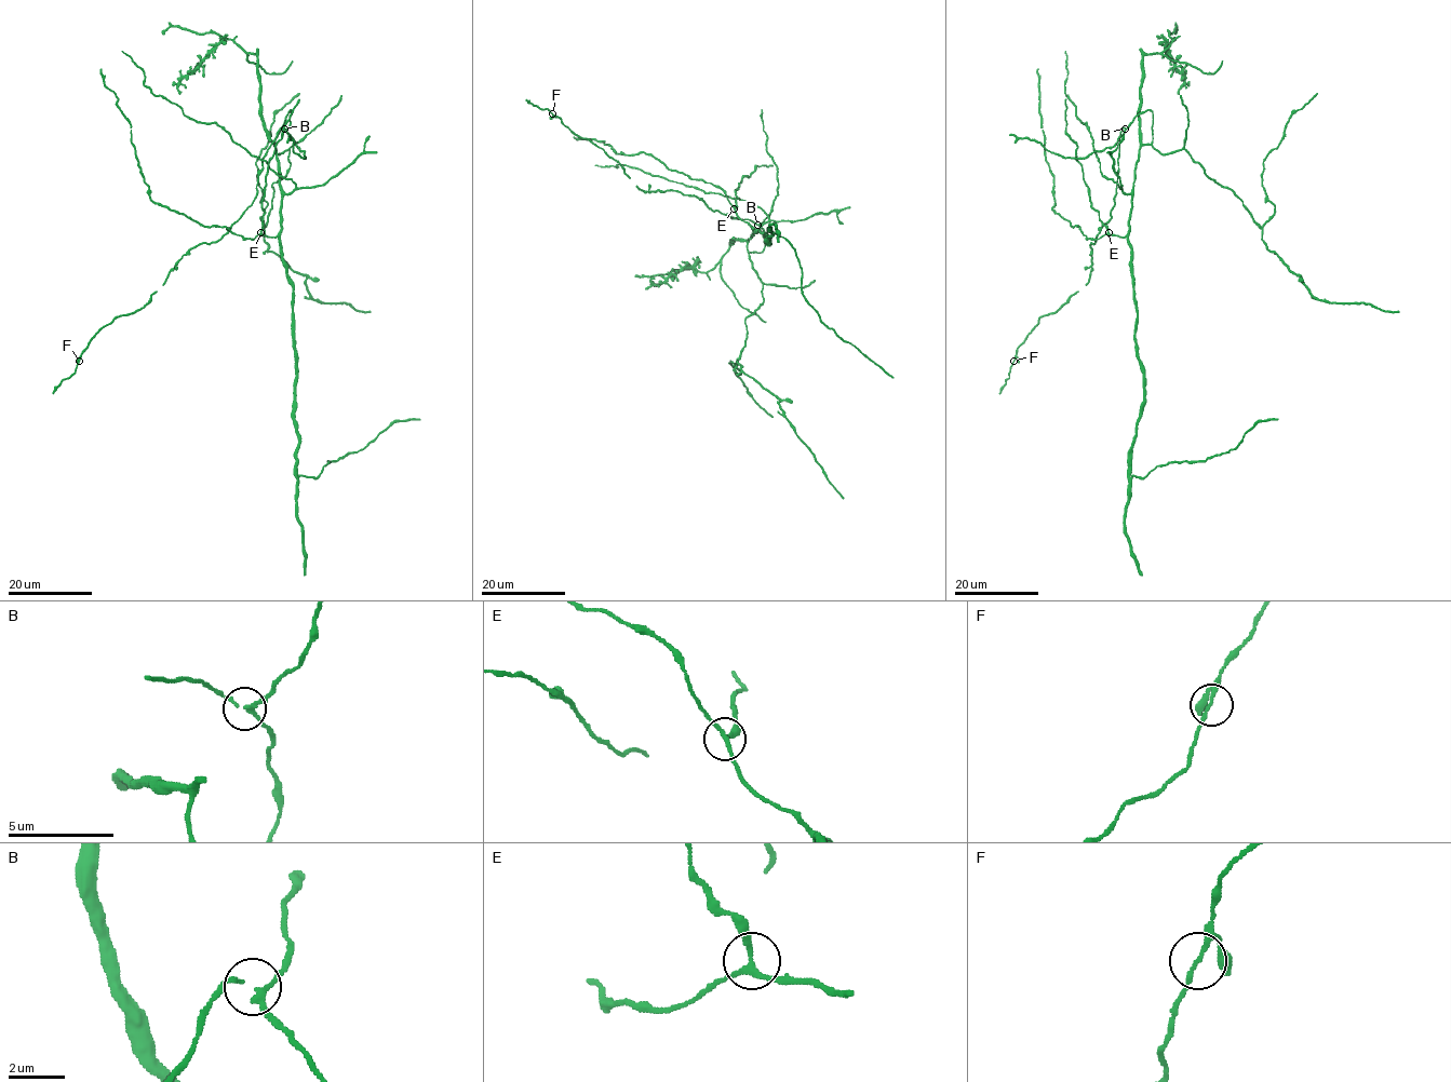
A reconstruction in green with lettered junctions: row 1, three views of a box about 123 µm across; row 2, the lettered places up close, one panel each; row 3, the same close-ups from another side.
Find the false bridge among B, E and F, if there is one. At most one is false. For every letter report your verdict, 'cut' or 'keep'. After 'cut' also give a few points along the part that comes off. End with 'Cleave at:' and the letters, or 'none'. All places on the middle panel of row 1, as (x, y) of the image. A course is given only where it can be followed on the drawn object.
B: keep
E: keep
F: keep
Cleave at: none

